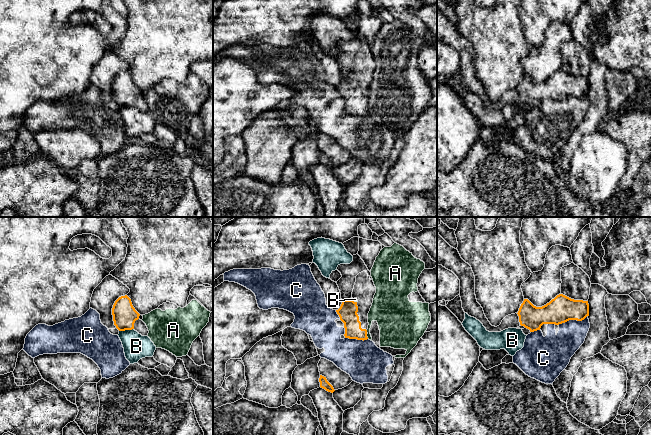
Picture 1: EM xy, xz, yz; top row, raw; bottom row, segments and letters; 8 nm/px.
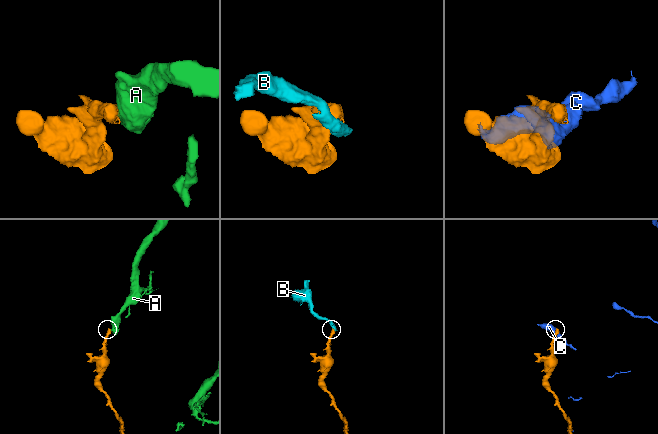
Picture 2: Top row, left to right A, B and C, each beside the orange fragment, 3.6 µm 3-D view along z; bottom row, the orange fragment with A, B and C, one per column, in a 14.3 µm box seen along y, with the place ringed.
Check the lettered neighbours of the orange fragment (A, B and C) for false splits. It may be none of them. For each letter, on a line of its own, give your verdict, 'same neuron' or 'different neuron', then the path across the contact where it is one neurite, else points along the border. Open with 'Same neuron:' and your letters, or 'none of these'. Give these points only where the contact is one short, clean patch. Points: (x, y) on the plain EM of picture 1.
Same neuron: none of these
A: different neuron; border along xz (366, 110), (368, 114)
B: different neuron; border along xy (133, 104), (119, 107)
C: different neuron

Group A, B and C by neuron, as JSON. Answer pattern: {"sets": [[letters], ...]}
{"sets": [["A"], ["B"], ["C"]]}

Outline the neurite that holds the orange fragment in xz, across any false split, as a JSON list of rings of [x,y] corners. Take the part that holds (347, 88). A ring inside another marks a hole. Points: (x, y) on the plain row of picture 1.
[[[358,30],[350,40],[338,41],[337,46],[342,51],[337,57],[342,80],[336,88],[344,99],[344,112],[367,116],[368,89],[376,69],[371,48]]]

